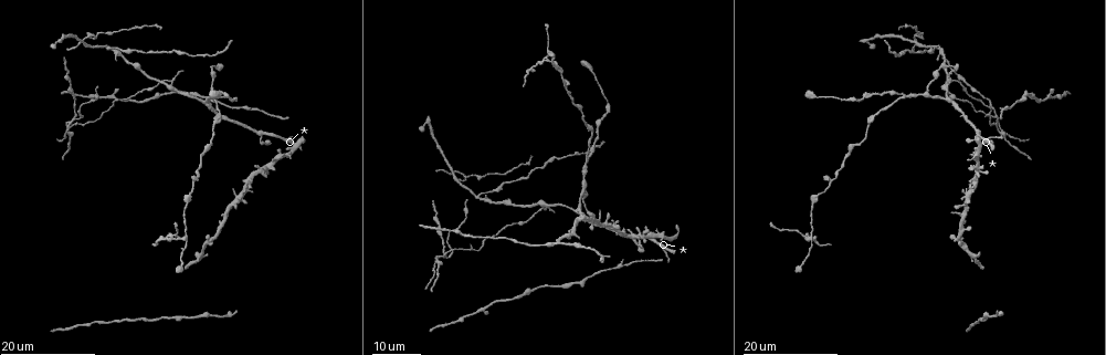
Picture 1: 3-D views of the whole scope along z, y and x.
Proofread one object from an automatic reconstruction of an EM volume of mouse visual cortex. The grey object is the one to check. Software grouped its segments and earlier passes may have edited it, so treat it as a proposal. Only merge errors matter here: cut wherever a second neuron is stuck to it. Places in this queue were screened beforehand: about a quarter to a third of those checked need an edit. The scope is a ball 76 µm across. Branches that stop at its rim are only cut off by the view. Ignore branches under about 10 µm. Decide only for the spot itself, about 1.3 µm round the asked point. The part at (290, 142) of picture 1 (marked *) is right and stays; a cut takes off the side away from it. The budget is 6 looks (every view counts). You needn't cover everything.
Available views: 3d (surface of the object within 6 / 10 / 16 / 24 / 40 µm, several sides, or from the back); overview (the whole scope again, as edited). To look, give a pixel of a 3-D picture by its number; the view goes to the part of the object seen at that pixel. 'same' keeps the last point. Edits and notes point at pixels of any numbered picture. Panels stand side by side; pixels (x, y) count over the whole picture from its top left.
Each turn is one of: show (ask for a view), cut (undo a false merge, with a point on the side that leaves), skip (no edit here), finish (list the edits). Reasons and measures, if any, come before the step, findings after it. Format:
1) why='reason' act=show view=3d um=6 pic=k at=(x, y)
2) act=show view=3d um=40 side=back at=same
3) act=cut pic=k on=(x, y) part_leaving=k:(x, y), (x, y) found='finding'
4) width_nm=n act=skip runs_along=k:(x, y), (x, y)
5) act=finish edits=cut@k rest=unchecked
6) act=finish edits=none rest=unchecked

why='a fork' act=show view=3d um=24 pic=1 at=(479, 197)

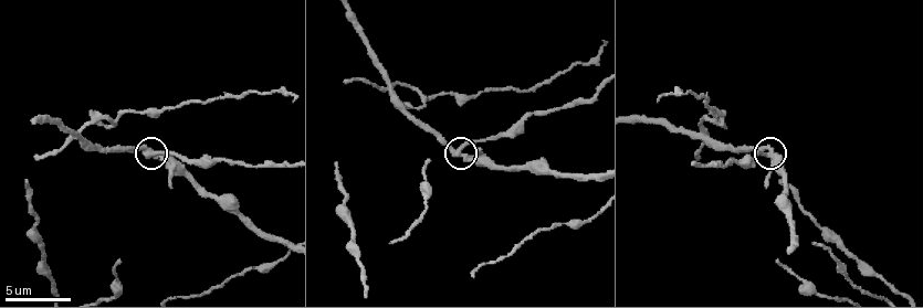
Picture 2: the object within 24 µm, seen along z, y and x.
act=show view=3d um=10 pic=2 at=(458, 152)

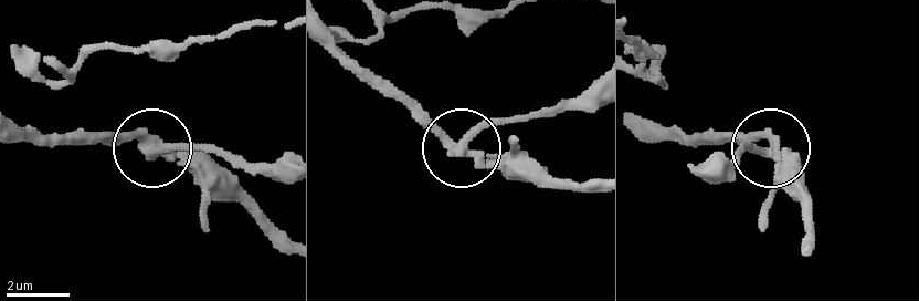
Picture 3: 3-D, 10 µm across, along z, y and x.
width_nm=280 act=cut pic=3 on=(503, 124) part_leaving=3:(464, 147), (485, 128), (548, 113), (595, 89) found='two neurons meet here'

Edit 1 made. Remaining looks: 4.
why='three arms meet' act=show view=3d um=16 pic=1 at=(949, 83)

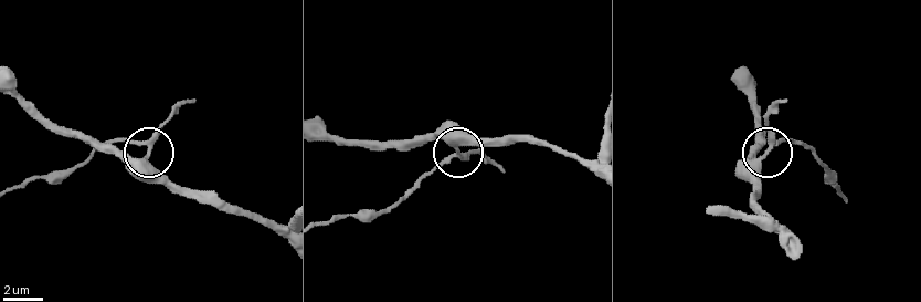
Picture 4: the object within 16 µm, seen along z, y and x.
act=show view=3d um=6 pic=4 at=(456, 147)

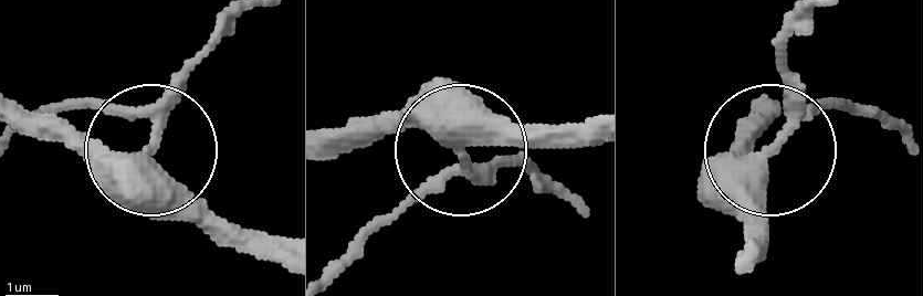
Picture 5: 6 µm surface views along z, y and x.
side_arm_um=47 act=cut pic=5 on=(171, 81) found='two neurons meet here'

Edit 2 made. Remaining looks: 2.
act=finish edits=cut@3,cut@5 rest=unchecked

